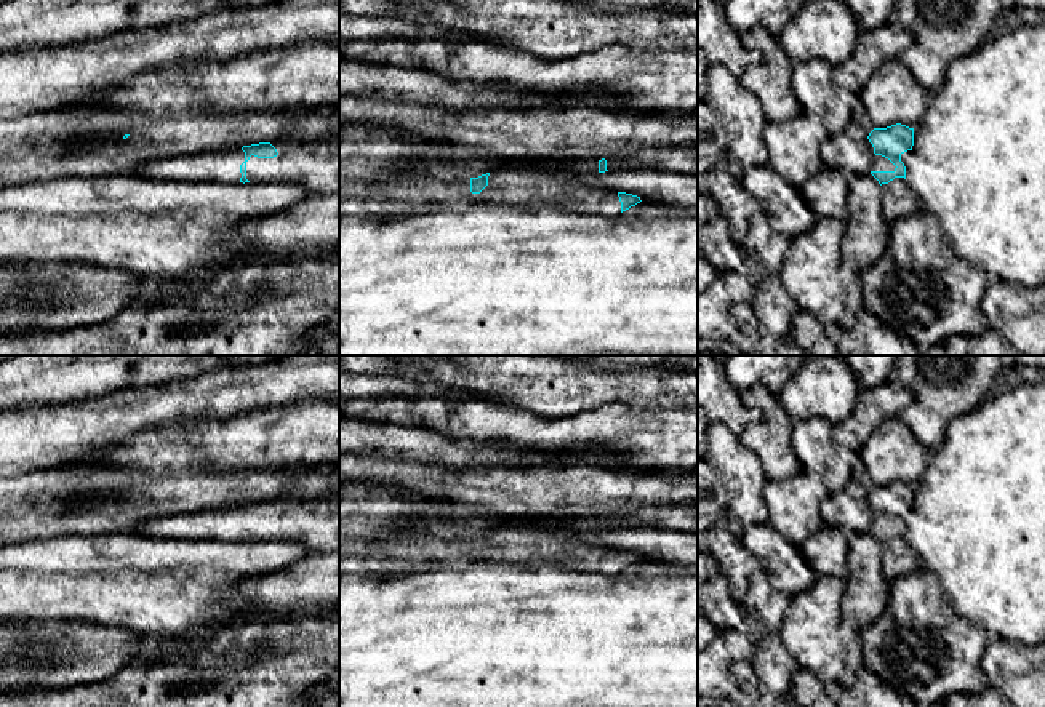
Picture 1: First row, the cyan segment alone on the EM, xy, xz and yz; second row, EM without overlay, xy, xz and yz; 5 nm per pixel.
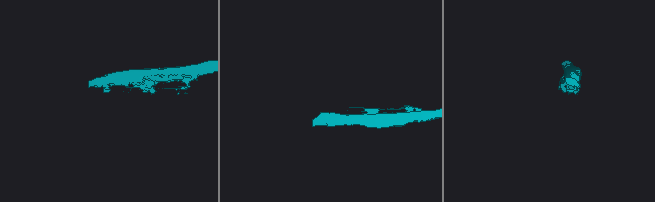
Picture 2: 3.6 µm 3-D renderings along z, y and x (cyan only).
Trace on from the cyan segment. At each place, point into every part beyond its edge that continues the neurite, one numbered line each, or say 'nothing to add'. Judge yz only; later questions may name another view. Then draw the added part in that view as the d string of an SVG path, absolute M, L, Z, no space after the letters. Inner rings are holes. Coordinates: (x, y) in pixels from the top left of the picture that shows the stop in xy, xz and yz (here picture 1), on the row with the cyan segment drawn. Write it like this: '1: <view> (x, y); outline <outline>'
1: yz (879, 163); outline M874 155L871 171L895 171L895 168L896 166L888 158Z

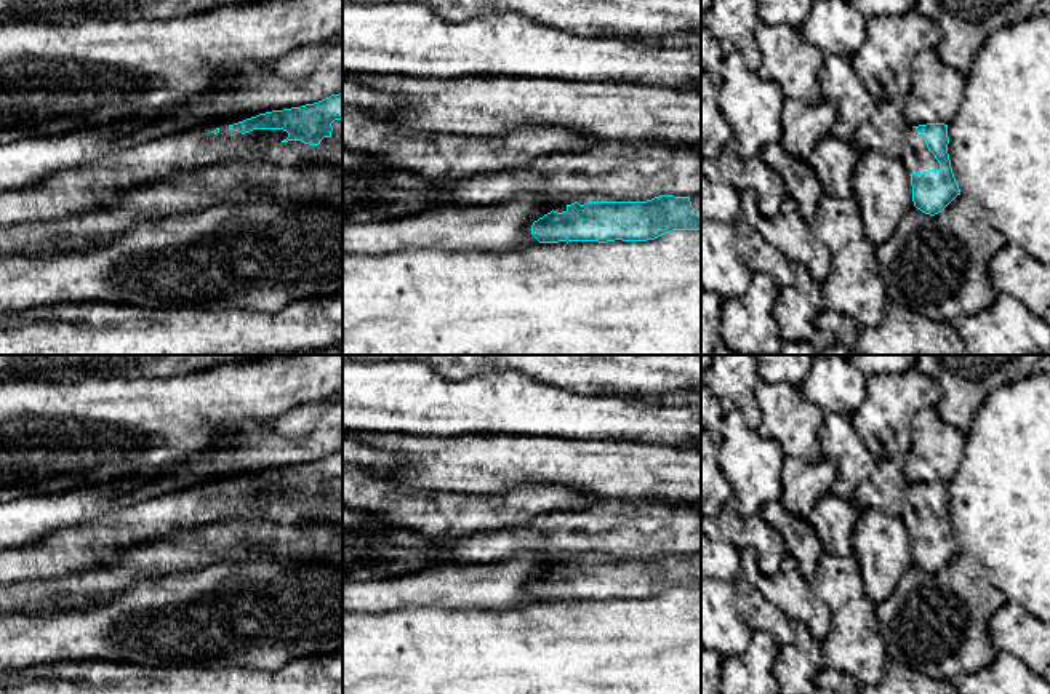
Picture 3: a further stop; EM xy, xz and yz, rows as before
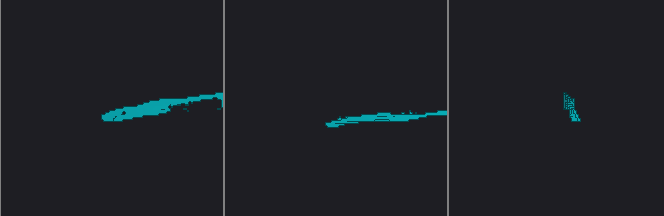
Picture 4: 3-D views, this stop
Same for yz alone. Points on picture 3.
1: yz (917, 159); outline M909 126L901 133L901 160L909 174L925 173L928 170L940 170L940 163L935 155L928 150L922 134Z

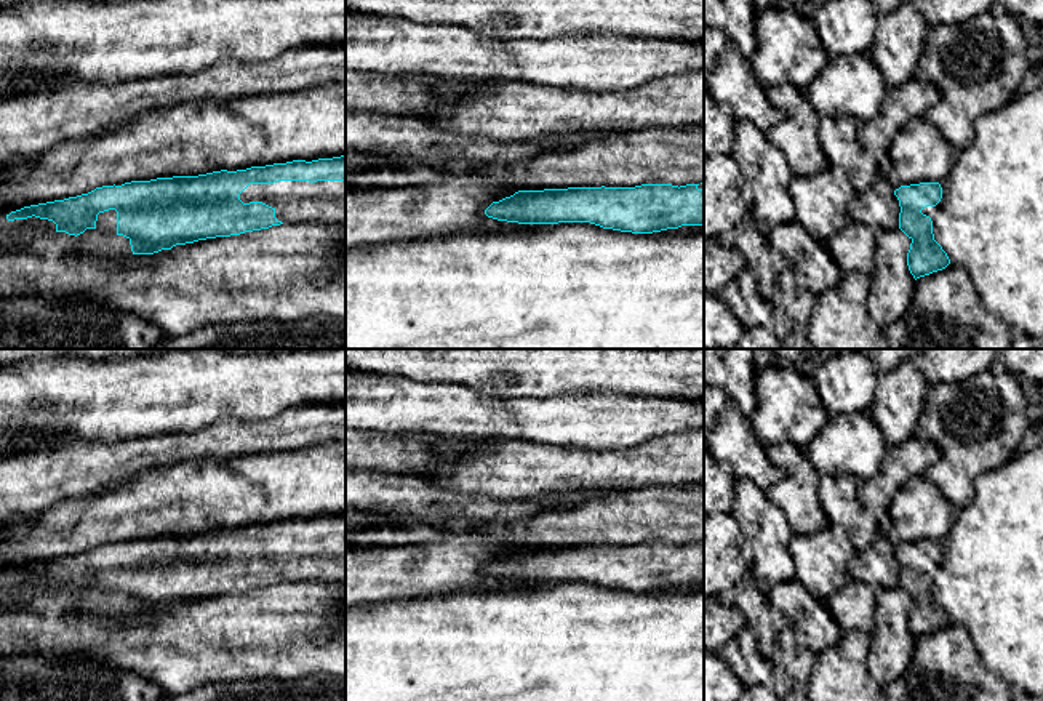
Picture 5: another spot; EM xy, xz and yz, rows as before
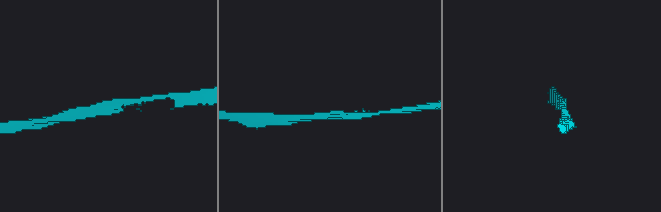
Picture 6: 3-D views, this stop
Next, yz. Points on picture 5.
nothing to add

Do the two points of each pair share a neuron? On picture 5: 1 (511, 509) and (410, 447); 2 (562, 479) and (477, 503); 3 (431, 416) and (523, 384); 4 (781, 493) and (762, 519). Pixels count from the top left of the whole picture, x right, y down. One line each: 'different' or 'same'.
1: different
2: different
3: different
4: different

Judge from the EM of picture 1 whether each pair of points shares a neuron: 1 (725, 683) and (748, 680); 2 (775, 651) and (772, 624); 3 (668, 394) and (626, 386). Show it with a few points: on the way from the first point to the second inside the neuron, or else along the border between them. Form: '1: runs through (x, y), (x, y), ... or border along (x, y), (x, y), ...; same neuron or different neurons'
1: border along (735, 659), (730, 666), (730, 674), (741, 690); different neurons
2: runs through (772, 645), (772, 631); same neuron
3: runs through (658, 389), (636, 386); same neuron

